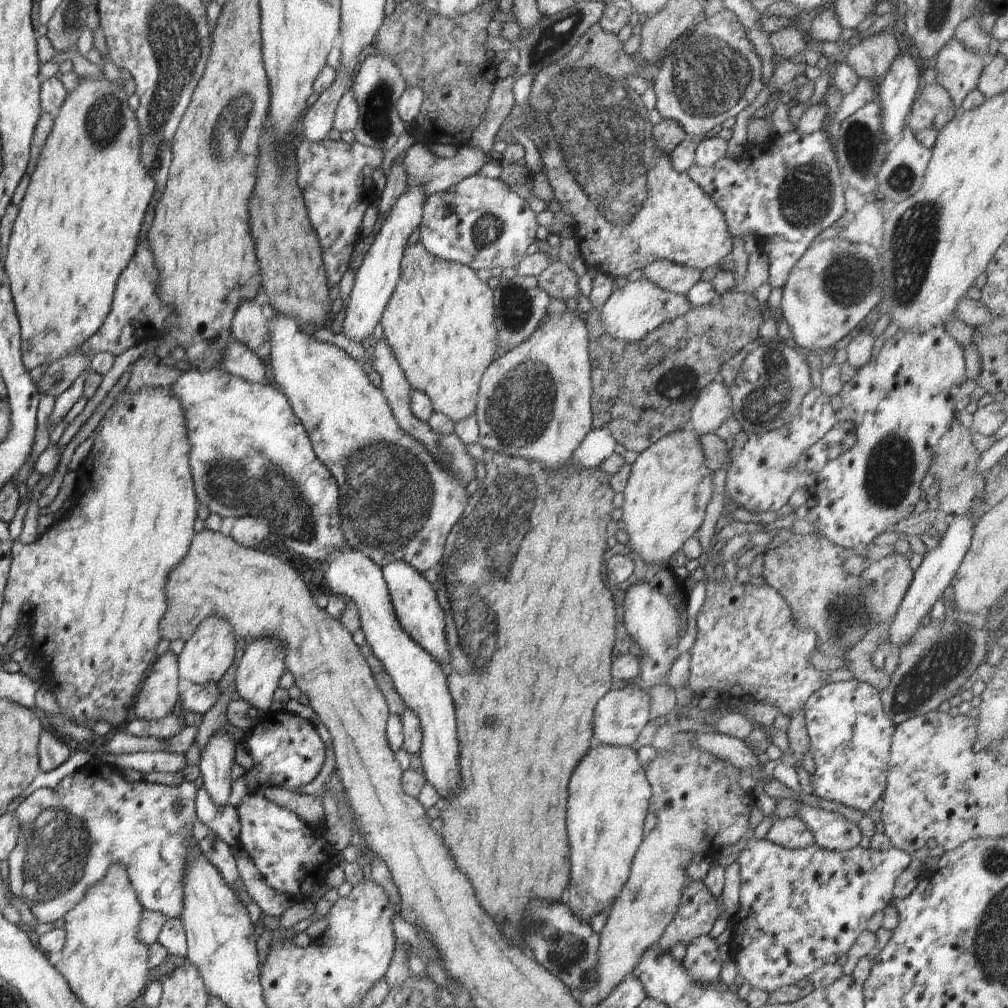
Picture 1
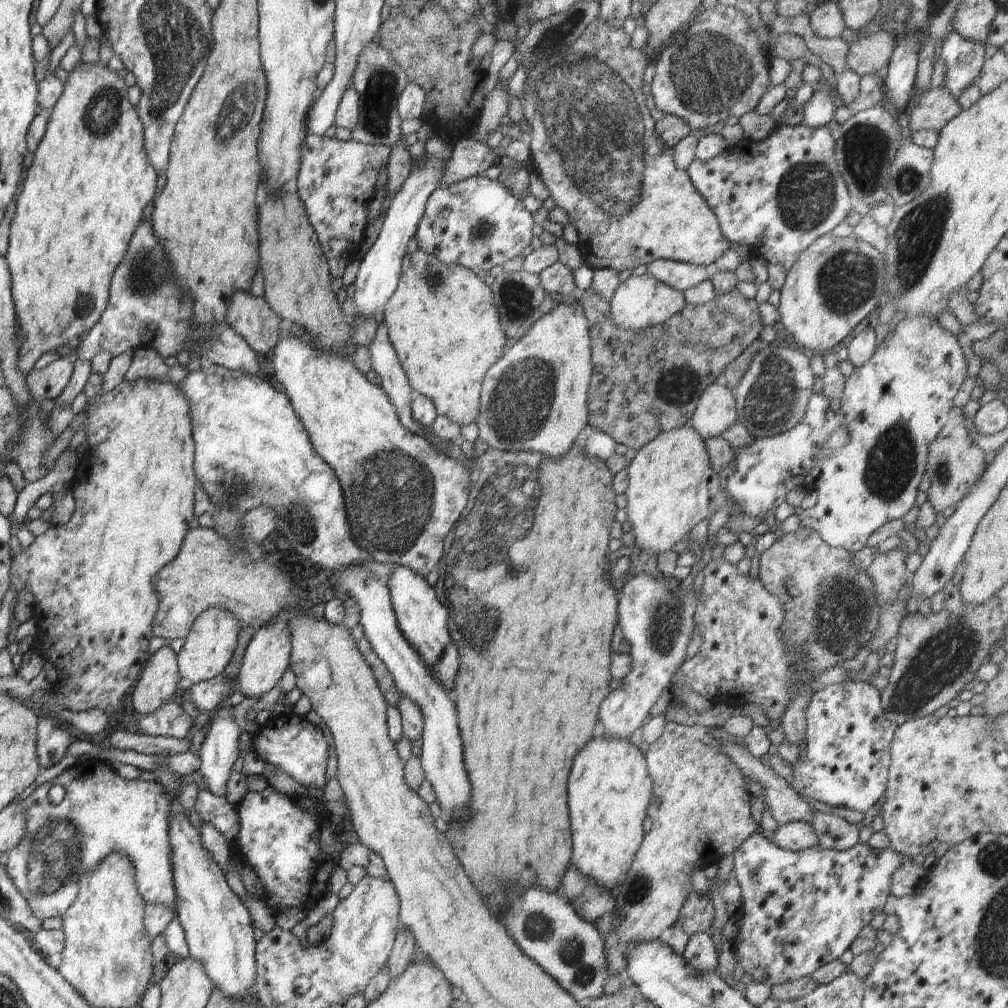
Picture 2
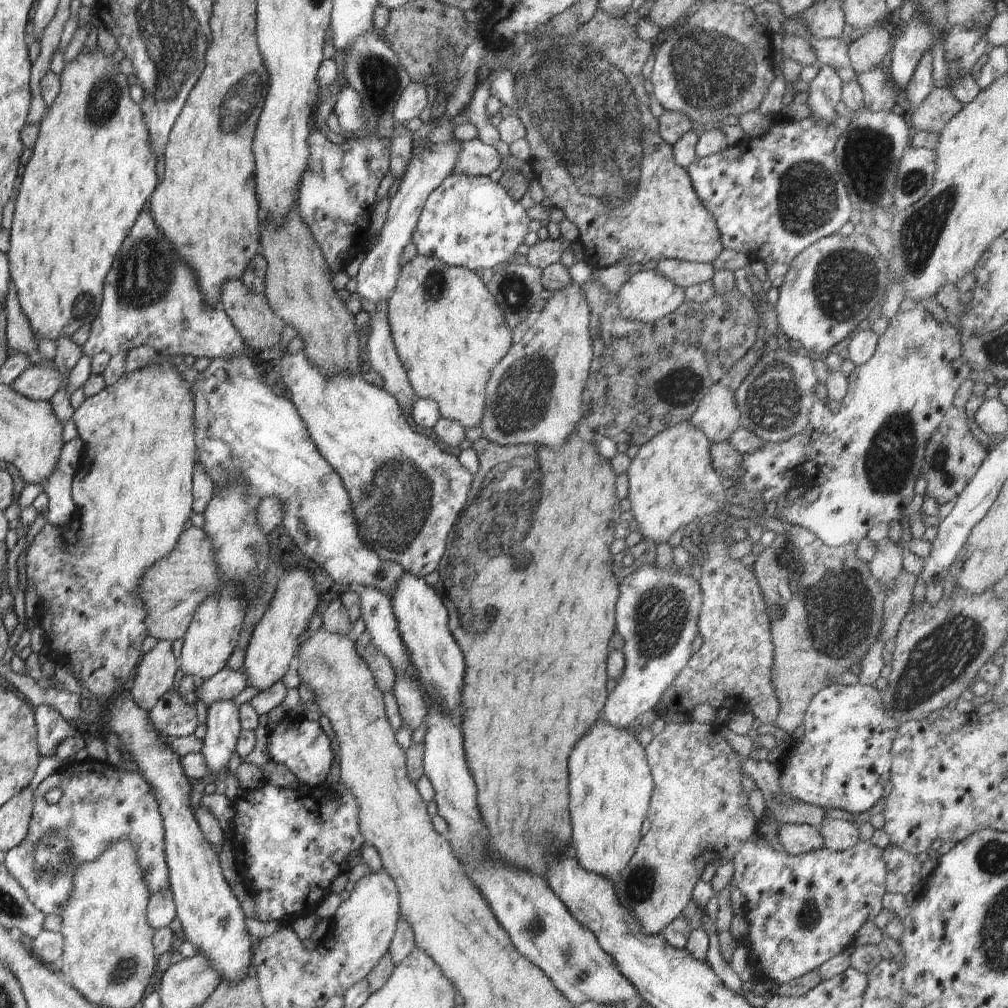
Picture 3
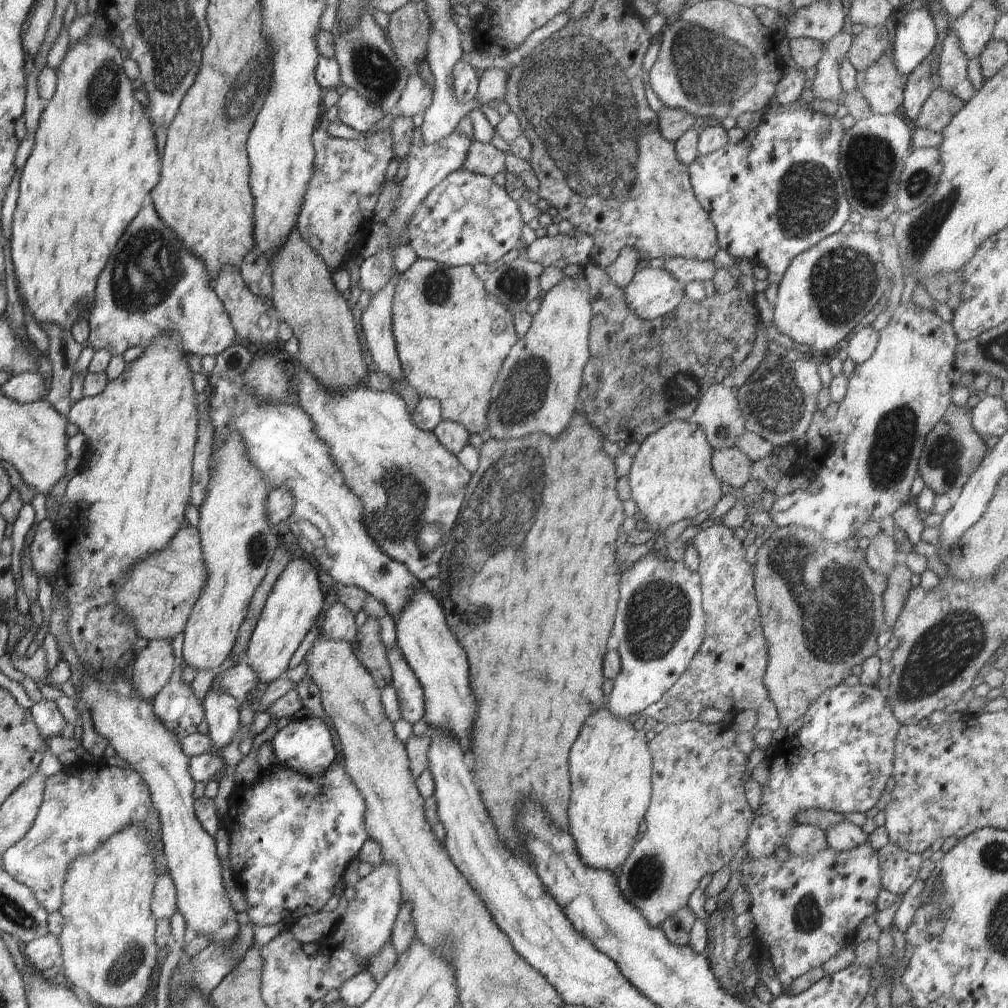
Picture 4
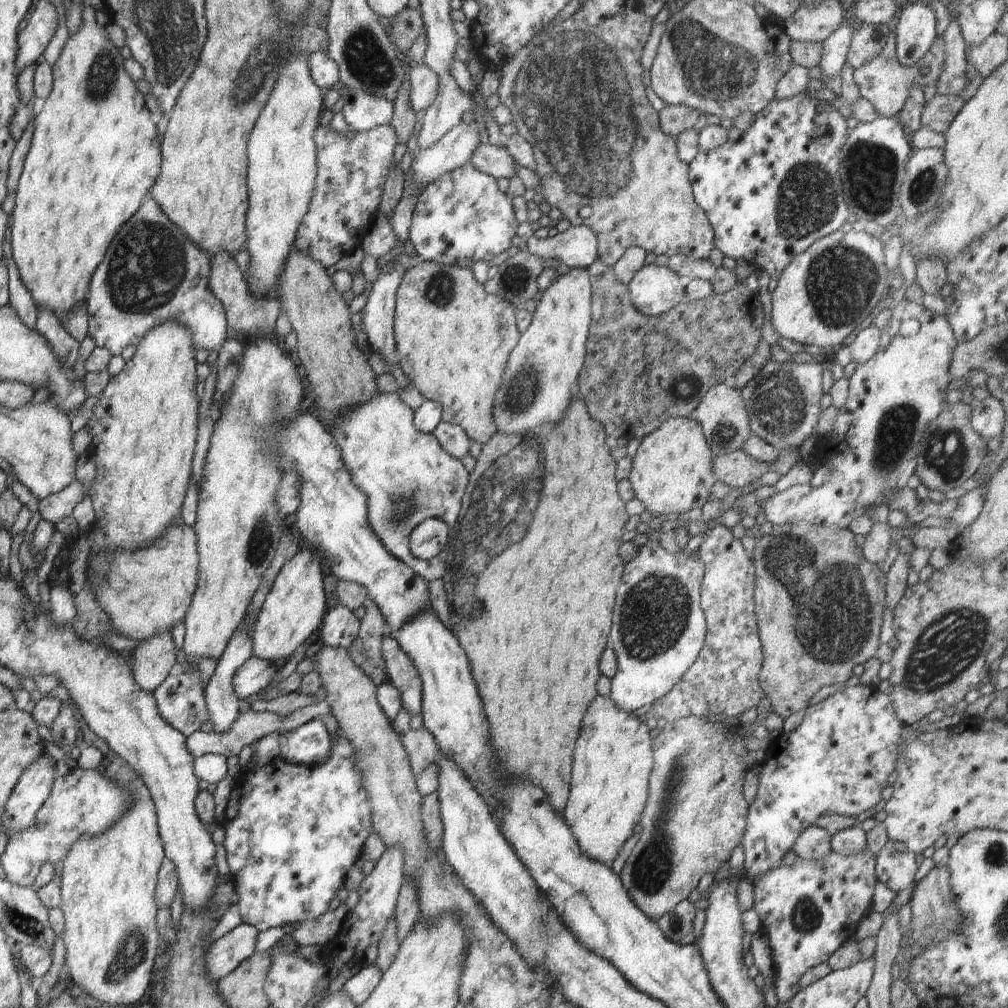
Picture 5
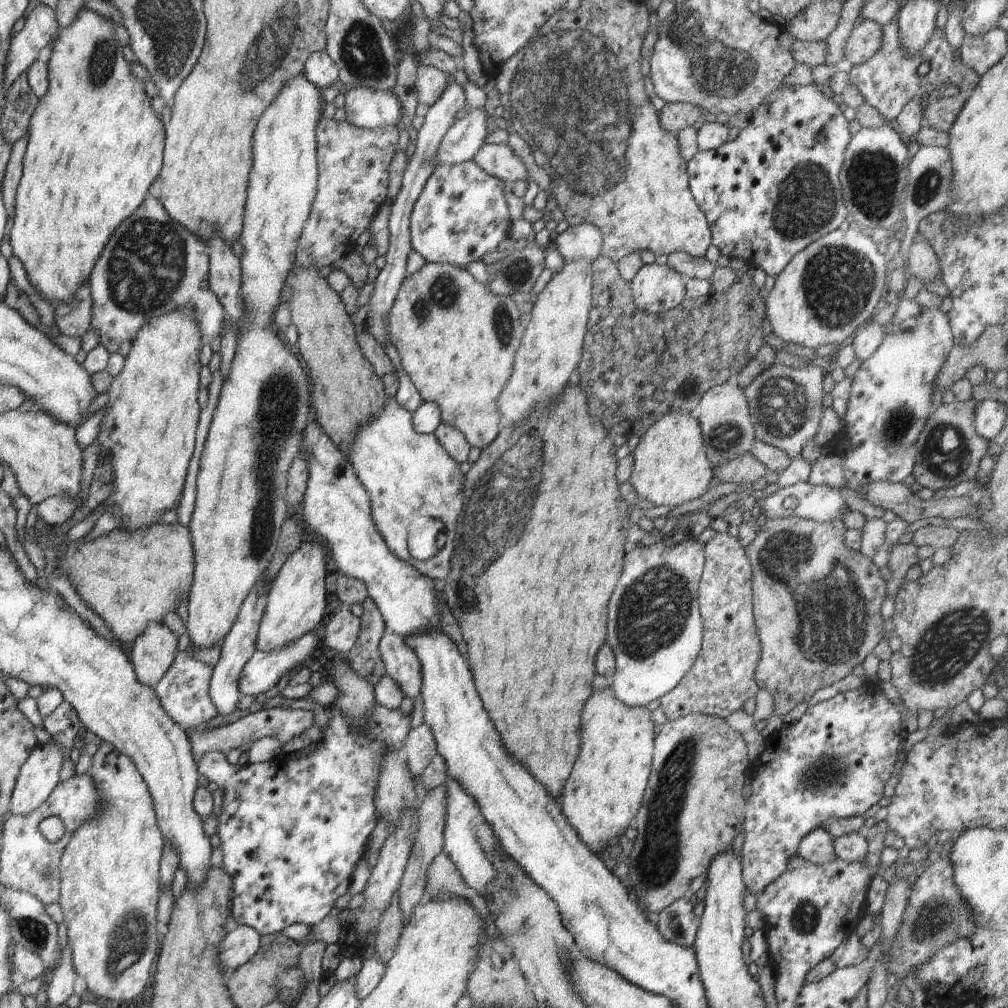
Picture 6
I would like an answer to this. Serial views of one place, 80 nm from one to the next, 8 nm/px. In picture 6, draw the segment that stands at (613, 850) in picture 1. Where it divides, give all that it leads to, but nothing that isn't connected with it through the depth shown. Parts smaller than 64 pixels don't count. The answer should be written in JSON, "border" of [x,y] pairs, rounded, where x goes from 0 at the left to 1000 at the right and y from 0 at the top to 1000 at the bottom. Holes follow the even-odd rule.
{"border":[[[606,681],[587,687],[577,706],[577,740],[575,750],[569,757],[556,790],[556,799],[562,813],[569,820],[573,829],[589,846],[605,836],[613,836],[623,819],[630,818],[629,812],[637,800],[637,791],[643,778],[649,744],[649,720],[647,706],[643,701],[626,701],[615,696]]]}

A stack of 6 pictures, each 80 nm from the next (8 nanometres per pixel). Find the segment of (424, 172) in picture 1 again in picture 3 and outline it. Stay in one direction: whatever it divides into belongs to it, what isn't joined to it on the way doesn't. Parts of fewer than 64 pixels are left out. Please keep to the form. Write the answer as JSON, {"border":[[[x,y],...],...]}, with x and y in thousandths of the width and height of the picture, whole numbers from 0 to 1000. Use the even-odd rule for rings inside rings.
{"border":[[[474,137],[458,140],[456,147],[455,156],[448,171],[450,173],[484,175],[499,160],[490,144],[482,143]]]}

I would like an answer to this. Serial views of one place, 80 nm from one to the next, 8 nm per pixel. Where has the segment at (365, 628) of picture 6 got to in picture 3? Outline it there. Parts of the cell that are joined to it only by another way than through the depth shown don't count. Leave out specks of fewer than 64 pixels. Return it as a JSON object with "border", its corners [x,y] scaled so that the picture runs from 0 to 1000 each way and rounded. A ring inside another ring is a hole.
{"border":[[[361,626],[352,636],[354,648],[362,655],[369,667],[373,681],[380,687],[390,685],[393,667],[381,648],[370,638],[367,628]]]}

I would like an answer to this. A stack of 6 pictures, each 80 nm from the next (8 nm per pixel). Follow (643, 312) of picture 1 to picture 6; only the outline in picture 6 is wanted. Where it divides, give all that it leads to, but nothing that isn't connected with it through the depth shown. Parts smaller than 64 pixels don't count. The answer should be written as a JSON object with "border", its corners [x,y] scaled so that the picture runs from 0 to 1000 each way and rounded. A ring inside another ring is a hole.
{"border":[[[662,262],[637,263],[626,278],[626,291],[633,307],[655,312],[668,307],[681,297],[679,274]]]}

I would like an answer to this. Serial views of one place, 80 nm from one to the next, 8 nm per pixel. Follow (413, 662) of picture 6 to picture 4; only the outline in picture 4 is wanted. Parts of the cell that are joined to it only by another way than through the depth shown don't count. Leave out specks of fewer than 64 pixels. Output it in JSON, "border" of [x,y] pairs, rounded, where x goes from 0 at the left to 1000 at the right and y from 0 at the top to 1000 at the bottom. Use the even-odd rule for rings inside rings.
{"border":[[[384,643],[383,651],[388,661],[388,680],[395,691],[398,711],[407,718],[413,718],[422,712],[422,690],[416,673],[396,644]]]}

